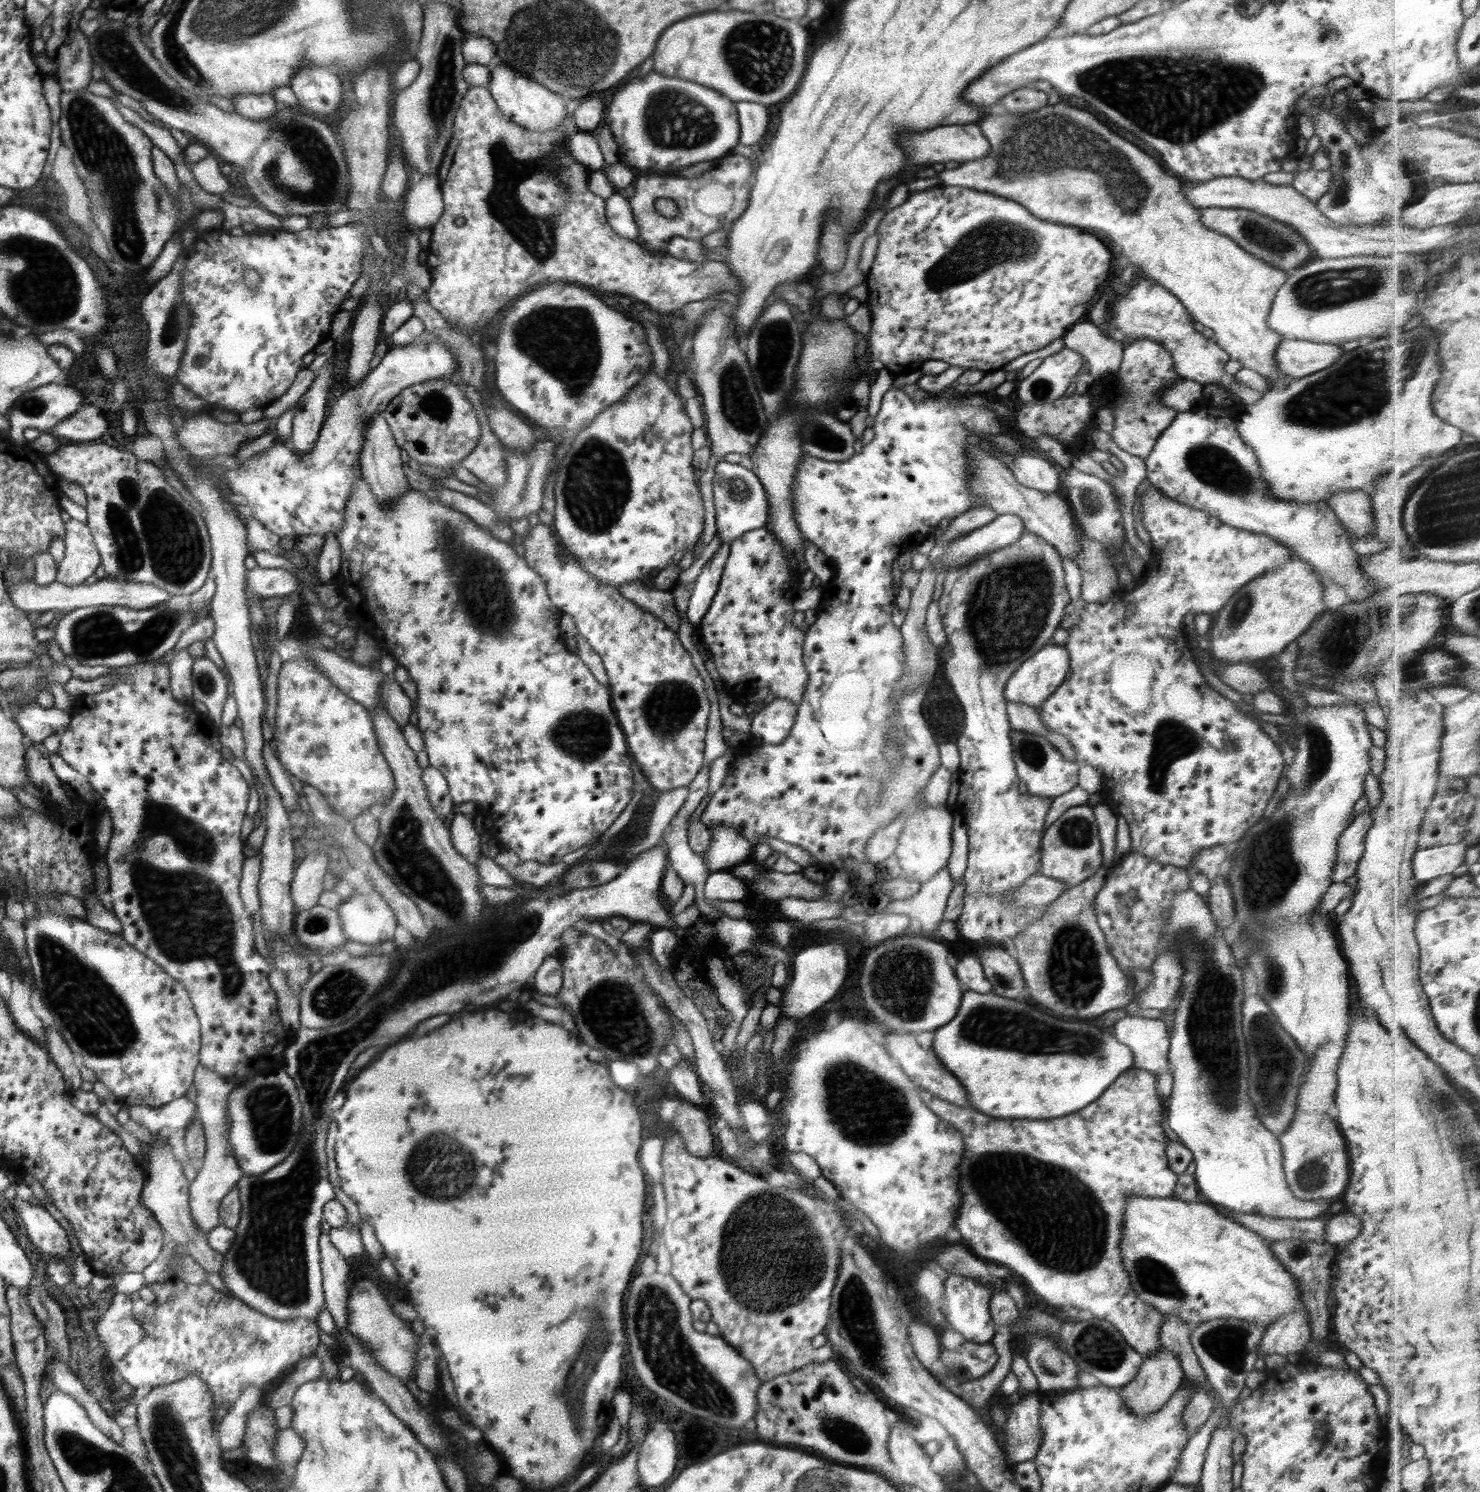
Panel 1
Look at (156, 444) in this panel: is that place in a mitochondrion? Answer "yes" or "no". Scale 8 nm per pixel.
no

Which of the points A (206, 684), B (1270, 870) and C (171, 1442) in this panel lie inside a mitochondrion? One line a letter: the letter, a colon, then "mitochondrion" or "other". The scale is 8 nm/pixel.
A: mitochondrion
B: mitochondrion
C: mitochondrion

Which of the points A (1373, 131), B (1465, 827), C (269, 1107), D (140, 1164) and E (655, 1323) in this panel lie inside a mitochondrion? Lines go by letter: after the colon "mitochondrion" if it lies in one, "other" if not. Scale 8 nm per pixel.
A: other
B: other
C: mitochondrion
D: other
E: mitochondrion

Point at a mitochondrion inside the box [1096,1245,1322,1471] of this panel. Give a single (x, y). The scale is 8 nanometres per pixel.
(1226, 1343)

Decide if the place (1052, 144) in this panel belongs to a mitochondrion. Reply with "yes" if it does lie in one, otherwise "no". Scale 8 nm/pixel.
yes

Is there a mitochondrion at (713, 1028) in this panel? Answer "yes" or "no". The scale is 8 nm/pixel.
no

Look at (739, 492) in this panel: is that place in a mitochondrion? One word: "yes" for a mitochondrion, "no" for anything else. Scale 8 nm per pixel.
yes

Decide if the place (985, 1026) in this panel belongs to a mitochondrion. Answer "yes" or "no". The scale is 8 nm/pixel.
yes

